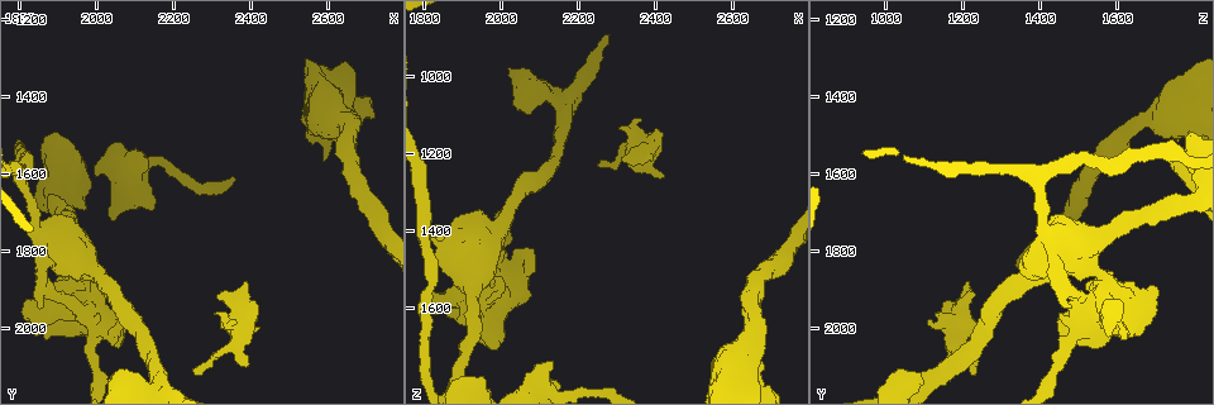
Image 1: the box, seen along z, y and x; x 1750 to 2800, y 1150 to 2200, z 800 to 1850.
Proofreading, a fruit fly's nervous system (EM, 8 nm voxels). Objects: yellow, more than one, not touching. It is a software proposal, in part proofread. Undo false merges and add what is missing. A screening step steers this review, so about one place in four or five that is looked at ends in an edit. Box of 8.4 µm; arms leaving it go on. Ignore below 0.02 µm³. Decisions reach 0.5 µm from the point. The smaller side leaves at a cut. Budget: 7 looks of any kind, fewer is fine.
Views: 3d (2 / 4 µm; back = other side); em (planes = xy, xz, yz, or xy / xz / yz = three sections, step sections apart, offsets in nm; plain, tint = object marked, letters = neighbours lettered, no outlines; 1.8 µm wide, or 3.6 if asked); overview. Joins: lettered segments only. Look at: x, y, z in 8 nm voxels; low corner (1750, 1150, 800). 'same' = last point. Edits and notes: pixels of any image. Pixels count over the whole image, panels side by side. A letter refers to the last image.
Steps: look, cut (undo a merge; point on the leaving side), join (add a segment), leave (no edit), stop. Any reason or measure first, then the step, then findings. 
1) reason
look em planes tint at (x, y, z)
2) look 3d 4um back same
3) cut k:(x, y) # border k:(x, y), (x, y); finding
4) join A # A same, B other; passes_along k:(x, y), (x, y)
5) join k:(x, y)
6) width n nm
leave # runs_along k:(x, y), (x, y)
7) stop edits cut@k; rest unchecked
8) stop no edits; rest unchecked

an open end
look 3d 4um at (2135, 1595, 1755)

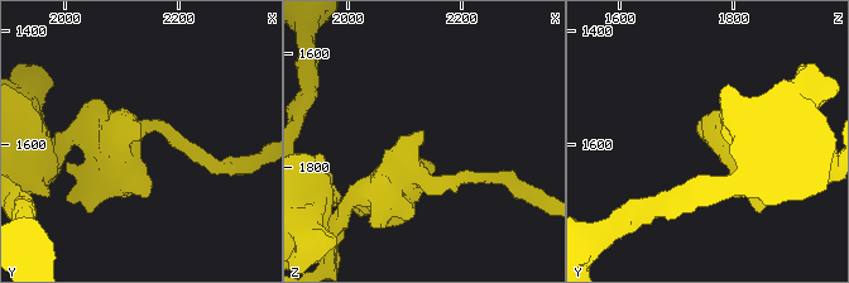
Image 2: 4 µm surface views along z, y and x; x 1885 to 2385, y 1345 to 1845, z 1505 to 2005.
look em planes tint at (2130, 1590, 1750)

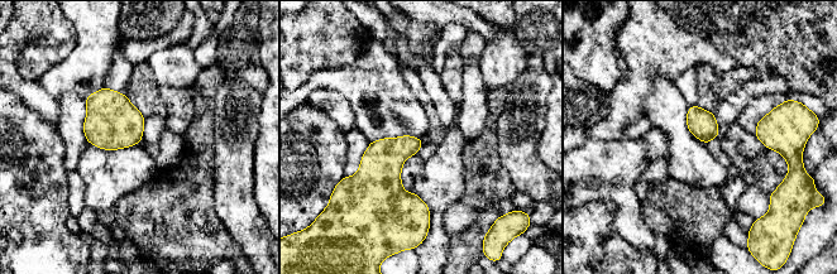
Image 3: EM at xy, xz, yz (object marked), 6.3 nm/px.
look em planes letters same

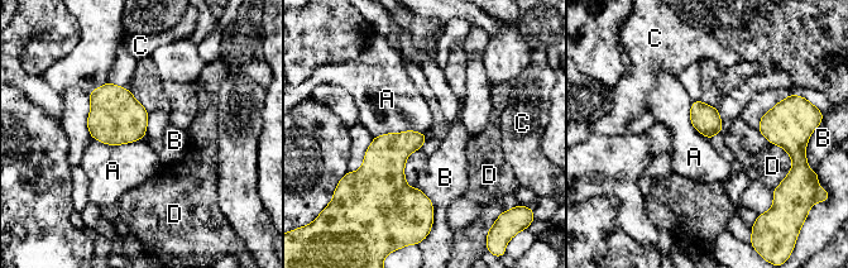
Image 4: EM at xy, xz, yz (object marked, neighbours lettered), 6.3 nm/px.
leave # A other, B other, C other, D other; border 4:(90, 135), (110, 144), (144, 138); none of them fits

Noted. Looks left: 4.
free end
look em planes letters at (2365, 1980, 1110)

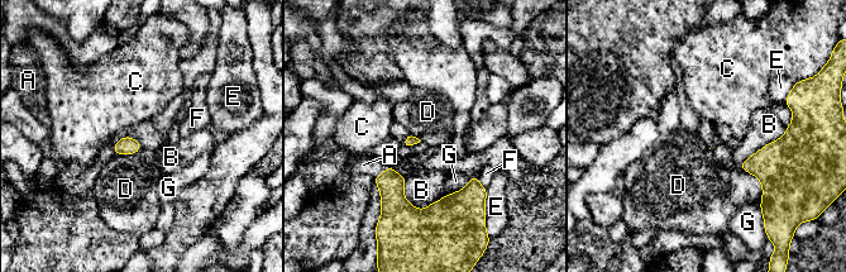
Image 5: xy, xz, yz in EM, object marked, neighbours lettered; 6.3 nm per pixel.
join A # A same, B other, C other, D other, E other, F other, G other; passes_along 5:(396, 210), (382, 173), (363, 165); the neuron continues

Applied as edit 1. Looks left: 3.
sharp bend
look 3d 4um at (1885, 1820, 1435)

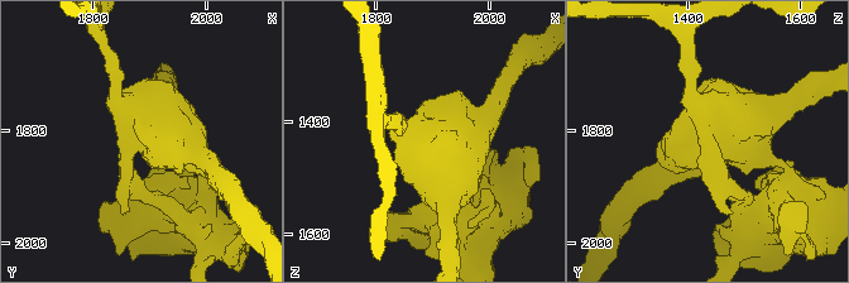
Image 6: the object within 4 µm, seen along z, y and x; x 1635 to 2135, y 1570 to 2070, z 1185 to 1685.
look em 3.6um xy step 8 tint at (1880, 1815, 1440)

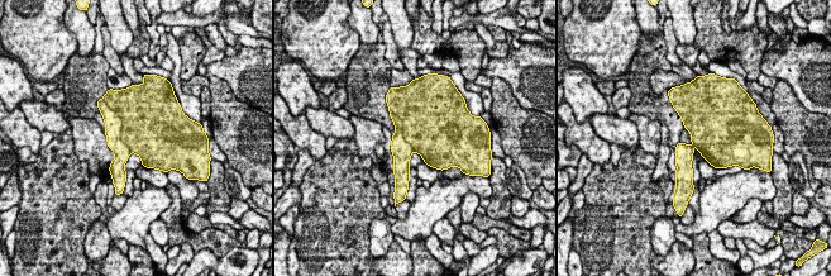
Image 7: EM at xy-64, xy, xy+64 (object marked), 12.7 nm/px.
look em 3.6um planes letters same

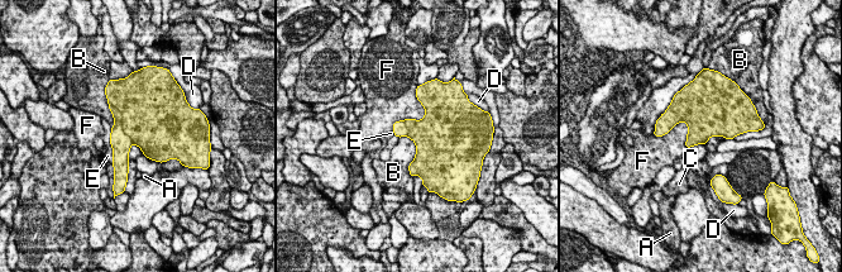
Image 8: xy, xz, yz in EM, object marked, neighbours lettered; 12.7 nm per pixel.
cut 8:(120, 142) # A other, B other, C other, D other, E other, F other; border 8:(109, 103), (133, 143); two neurons meet here

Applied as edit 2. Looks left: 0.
stop edits join@5, cut@8; rest unchecked

